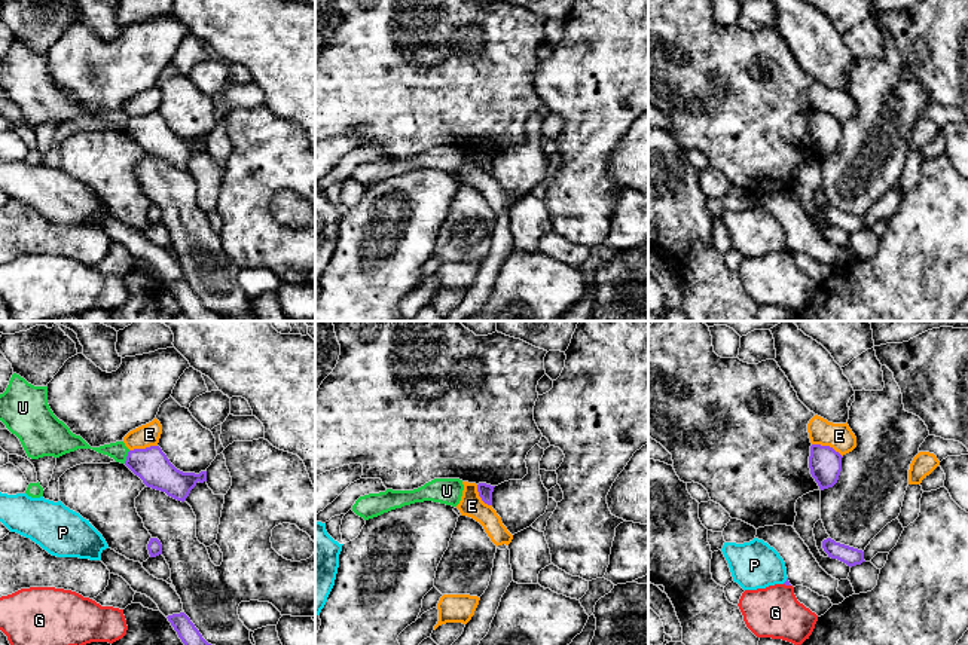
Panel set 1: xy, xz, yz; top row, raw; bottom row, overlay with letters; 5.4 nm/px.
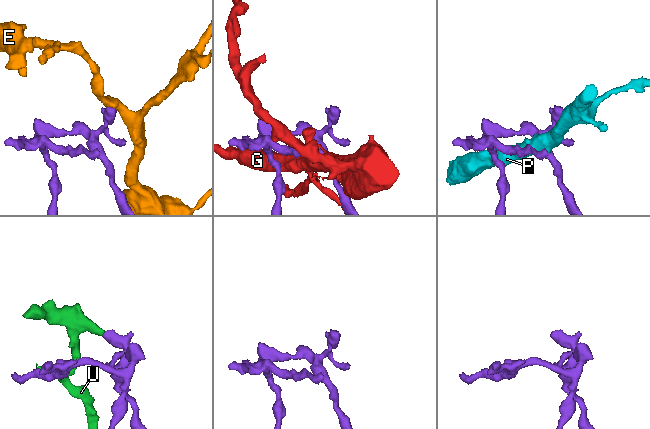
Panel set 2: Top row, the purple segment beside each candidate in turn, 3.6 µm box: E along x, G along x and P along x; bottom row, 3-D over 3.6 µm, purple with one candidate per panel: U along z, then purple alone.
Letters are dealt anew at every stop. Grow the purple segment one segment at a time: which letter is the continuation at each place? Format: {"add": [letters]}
{"add": []}

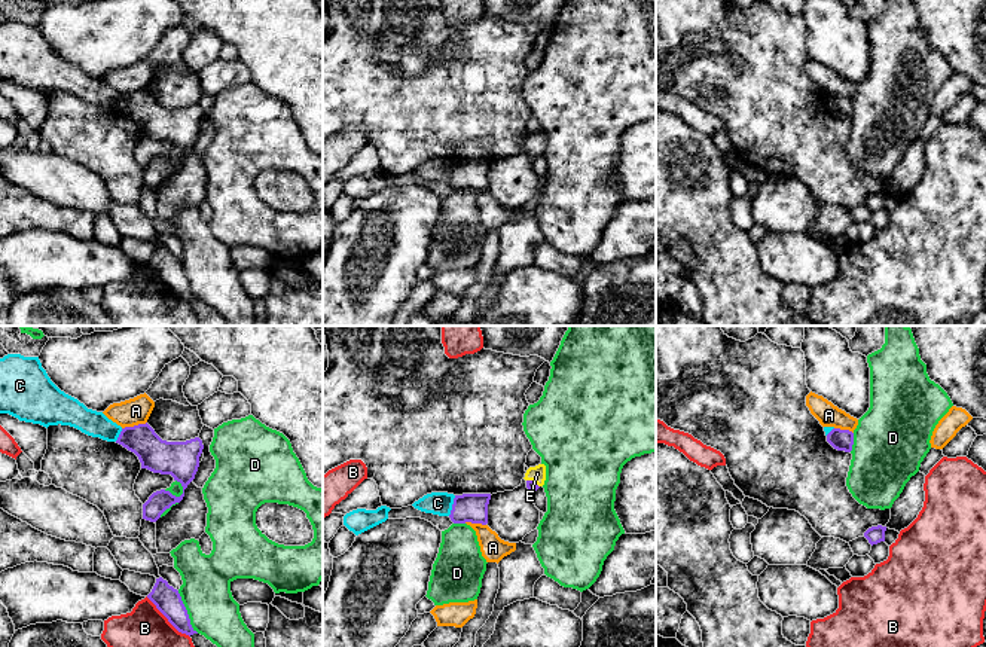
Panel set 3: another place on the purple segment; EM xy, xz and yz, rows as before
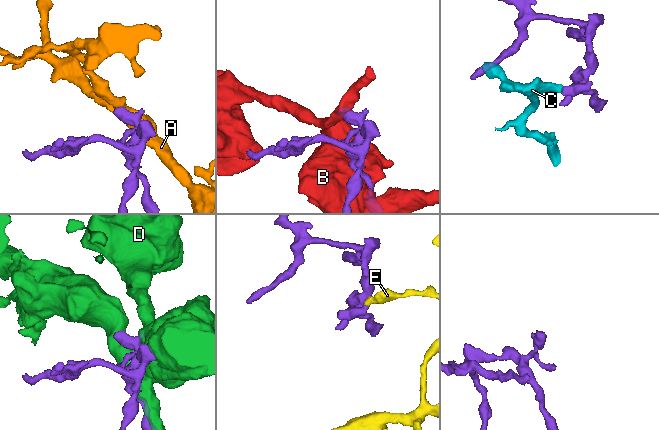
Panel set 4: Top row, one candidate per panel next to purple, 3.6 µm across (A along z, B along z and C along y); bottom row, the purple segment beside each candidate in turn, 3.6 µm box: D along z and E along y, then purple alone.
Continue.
{"add": ["E"]}

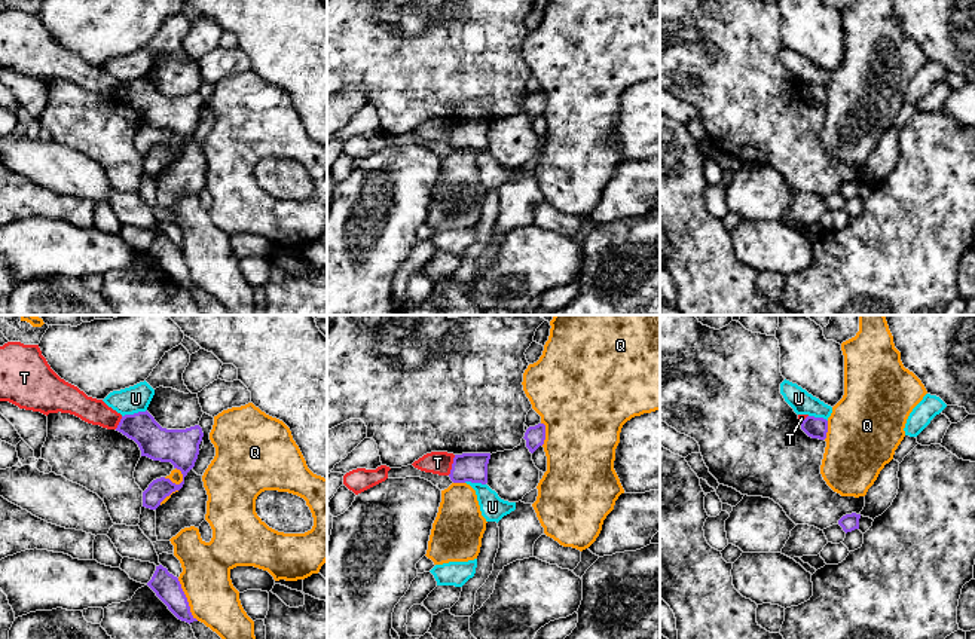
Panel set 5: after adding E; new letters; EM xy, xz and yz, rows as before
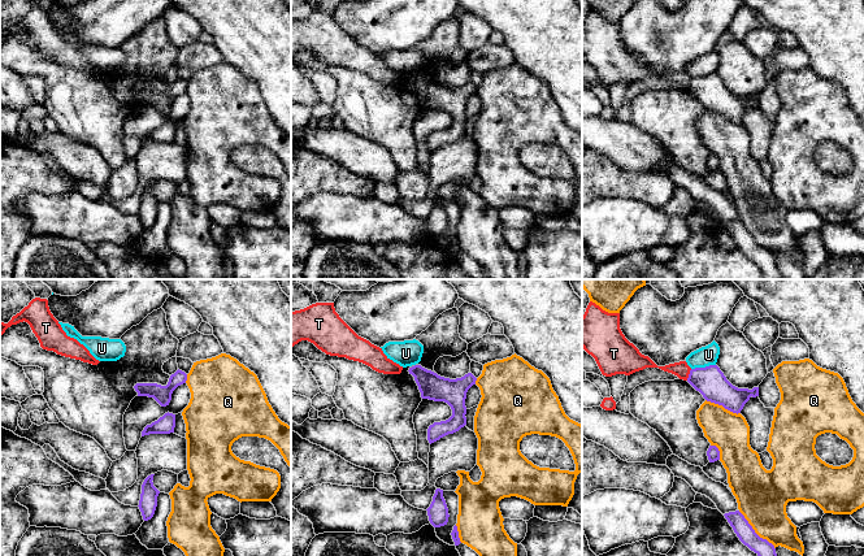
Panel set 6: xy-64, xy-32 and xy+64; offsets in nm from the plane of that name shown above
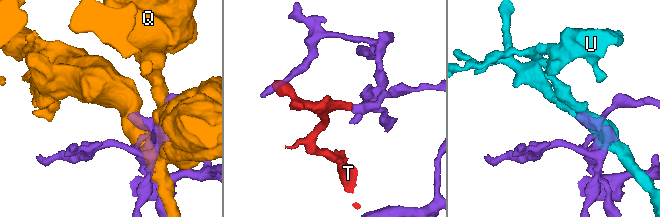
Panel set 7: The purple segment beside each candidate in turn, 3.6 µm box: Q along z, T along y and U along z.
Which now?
{"add": []}

